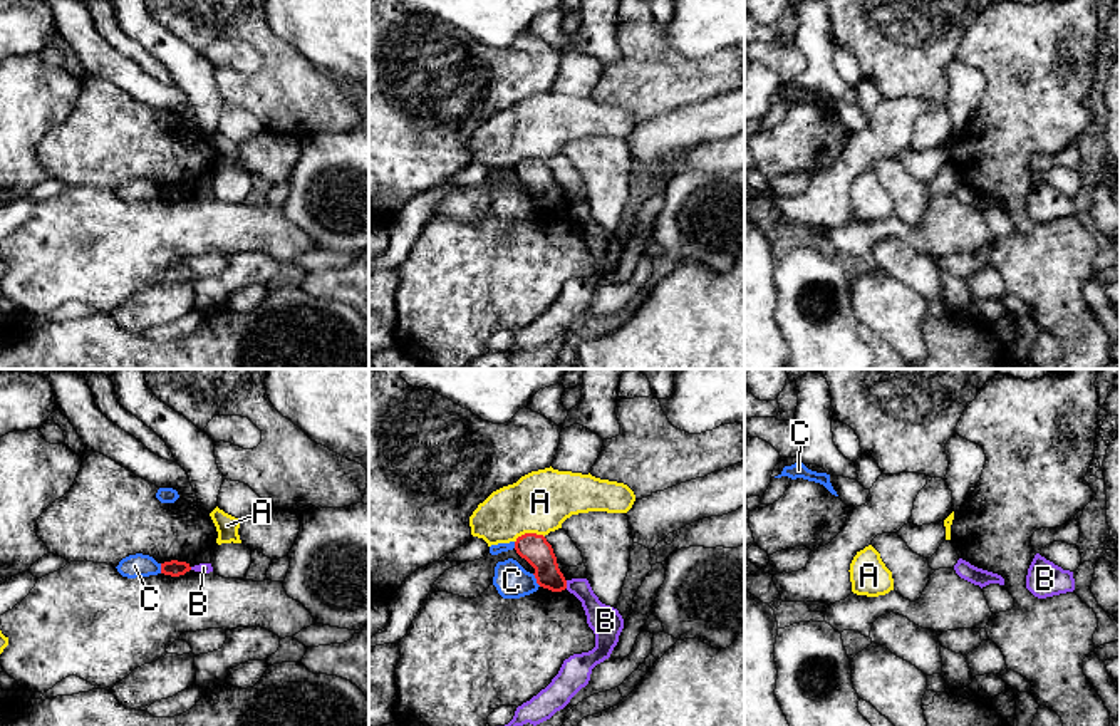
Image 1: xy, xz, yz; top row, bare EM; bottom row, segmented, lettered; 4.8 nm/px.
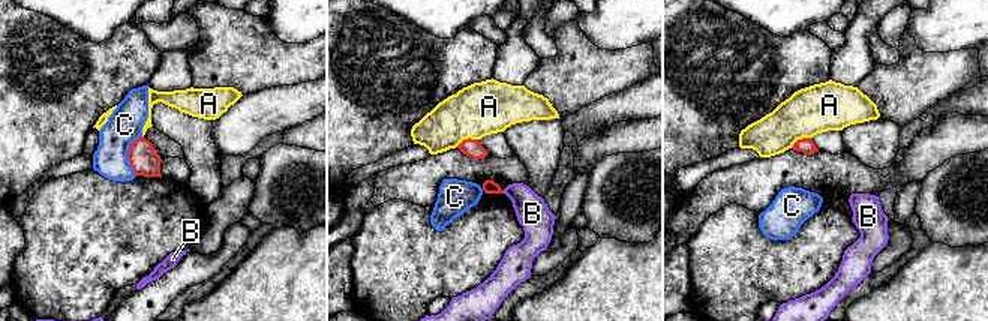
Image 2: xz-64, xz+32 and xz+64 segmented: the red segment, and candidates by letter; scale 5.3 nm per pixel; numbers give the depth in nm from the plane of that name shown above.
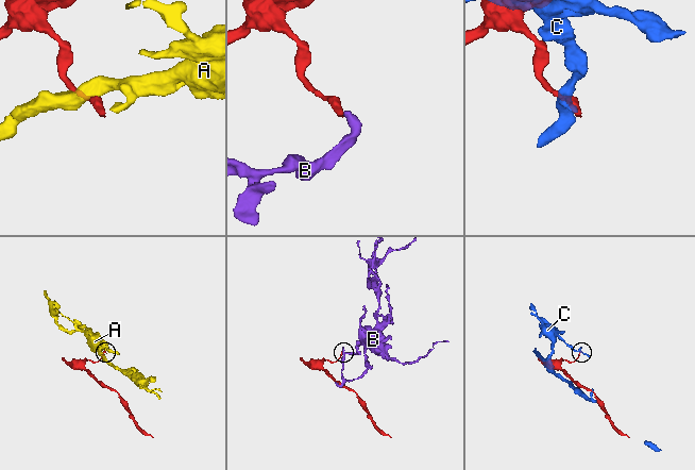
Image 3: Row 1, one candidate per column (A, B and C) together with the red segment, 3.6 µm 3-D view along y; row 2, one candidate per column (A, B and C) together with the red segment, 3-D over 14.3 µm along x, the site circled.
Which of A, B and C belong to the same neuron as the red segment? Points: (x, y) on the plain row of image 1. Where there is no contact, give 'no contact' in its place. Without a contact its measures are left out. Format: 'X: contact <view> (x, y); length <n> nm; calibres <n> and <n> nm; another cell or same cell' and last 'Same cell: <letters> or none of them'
A: contact xz (528, 158); length 150 nm; calibres 140 and 300 nm; another cell
B: contact xz (565, 208); length 40 nm; calibres 140 and 150 nm; another cell
C: contact xz (537, 205); length 80 nm; calibres 140 and 170 nm; another cell
Same cell: none of them

